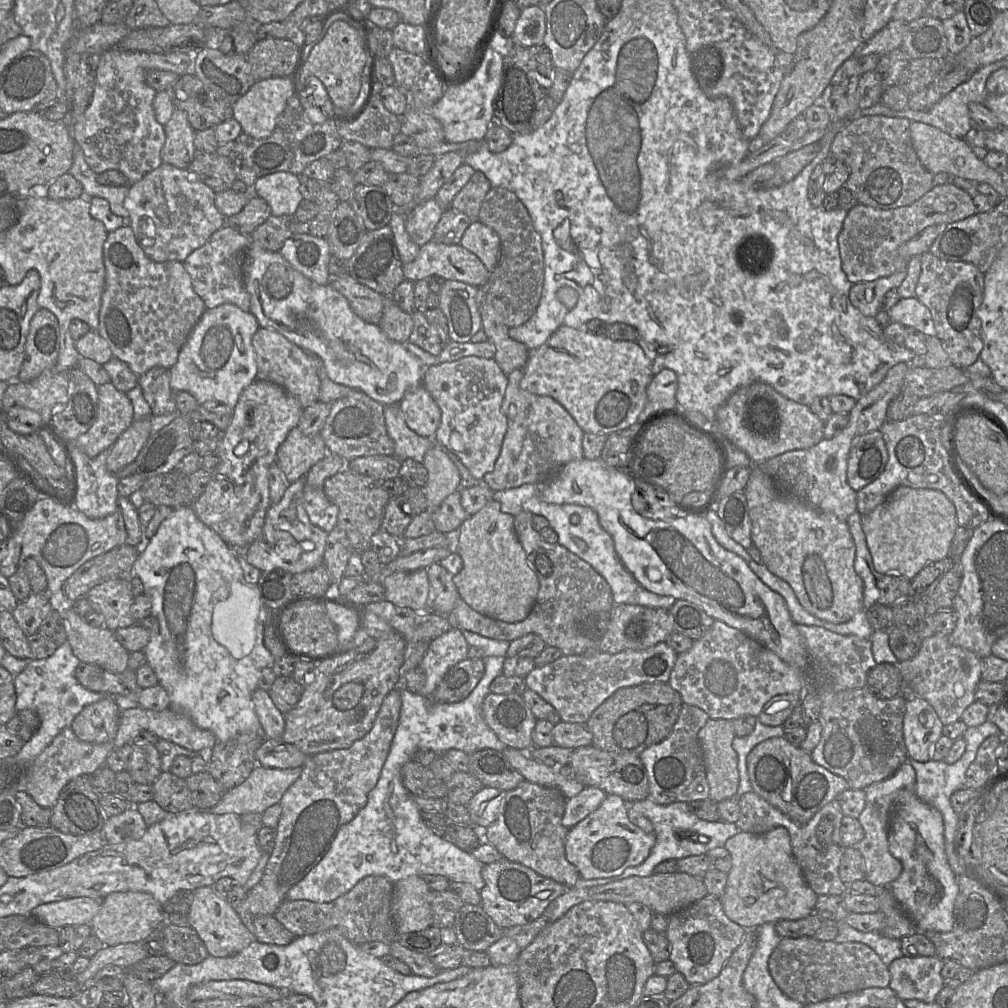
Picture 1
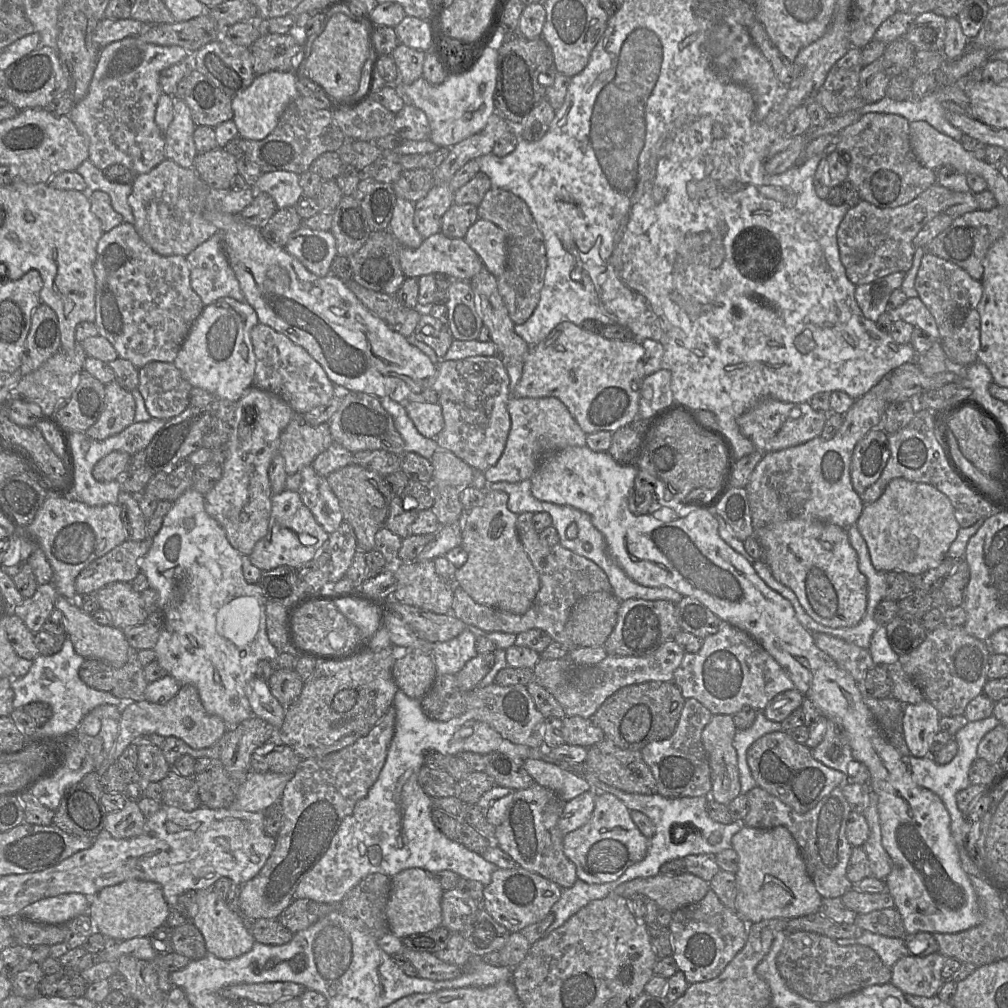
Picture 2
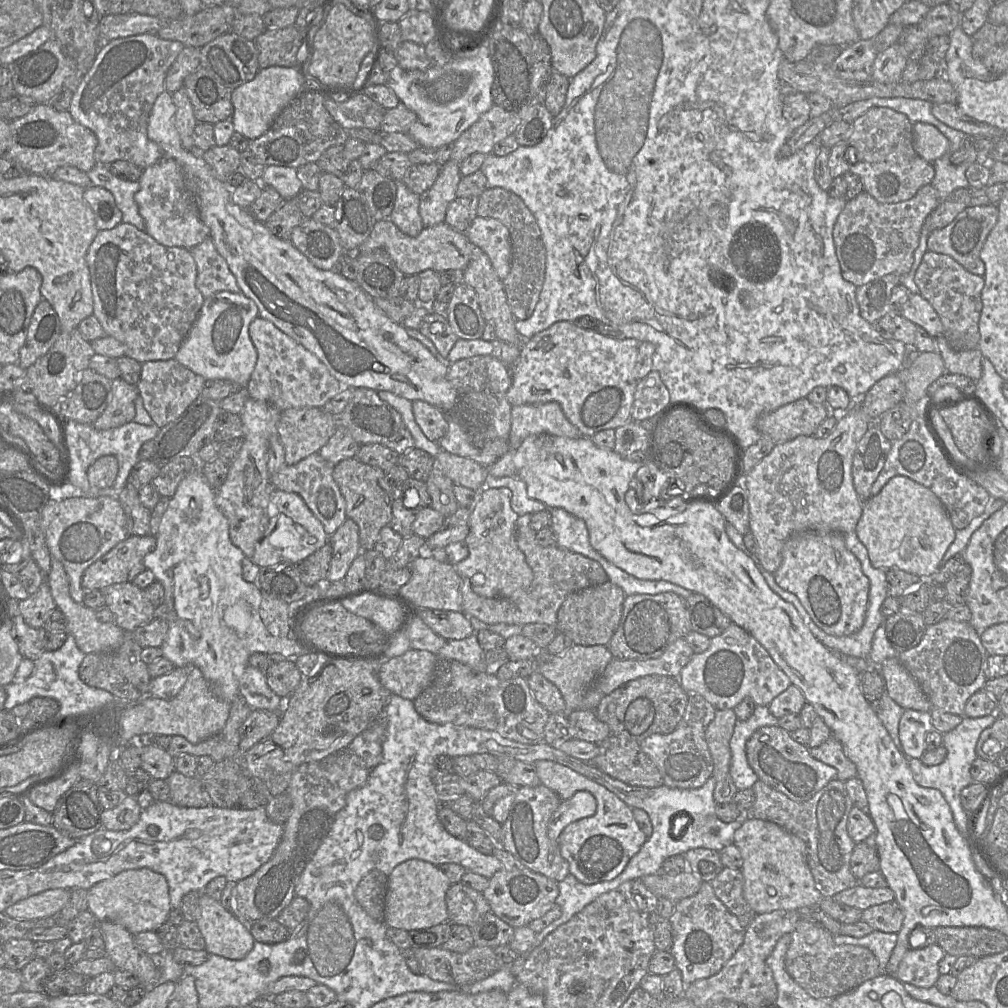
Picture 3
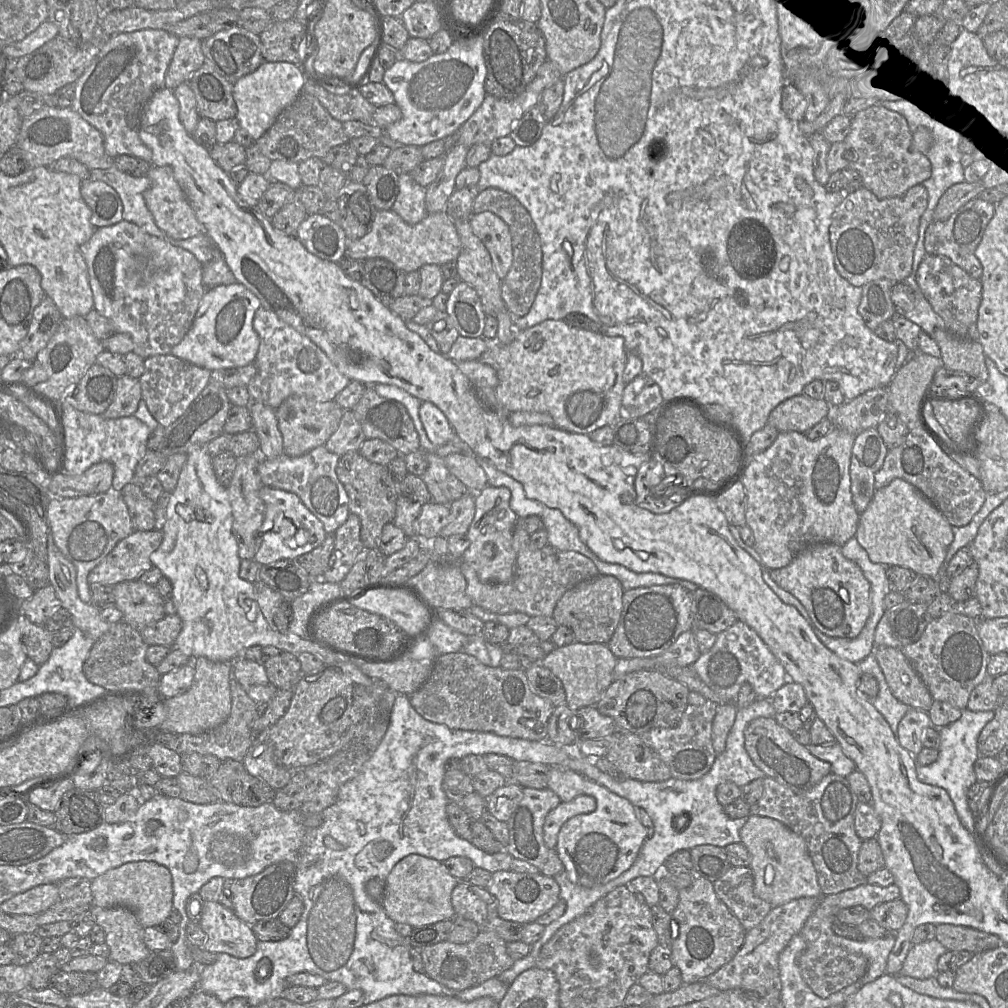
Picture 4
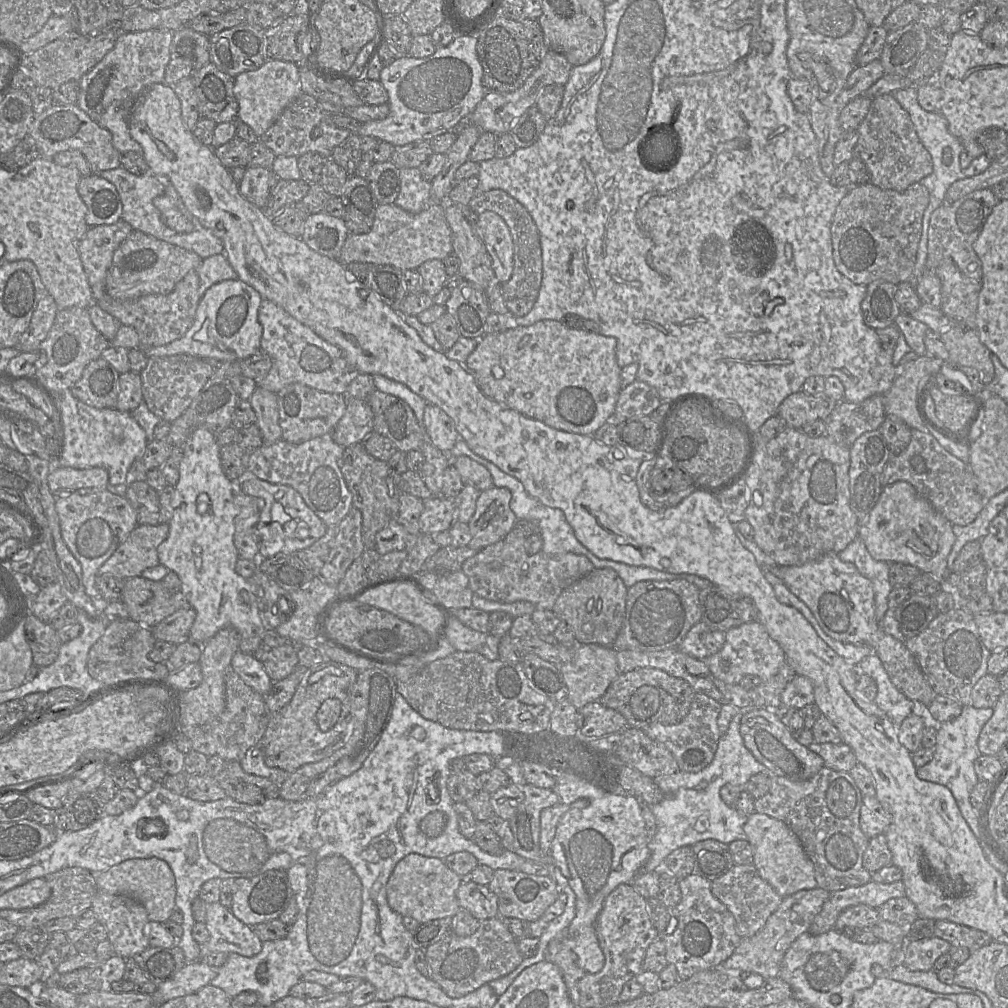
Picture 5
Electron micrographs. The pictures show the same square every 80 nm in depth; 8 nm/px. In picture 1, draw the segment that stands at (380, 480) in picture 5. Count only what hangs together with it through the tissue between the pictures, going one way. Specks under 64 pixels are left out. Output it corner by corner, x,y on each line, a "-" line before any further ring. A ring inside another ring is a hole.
345,468
324,483
327,498
338,508
337,526
345,531
353,552
372,550
372,538
382,529
385,508
390,499
382,482

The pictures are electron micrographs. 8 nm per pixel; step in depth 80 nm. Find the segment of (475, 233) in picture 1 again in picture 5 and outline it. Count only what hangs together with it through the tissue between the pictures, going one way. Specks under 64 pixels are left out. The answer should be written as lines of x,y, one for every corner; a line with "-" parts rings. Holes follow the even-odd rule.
485,211
476,219
477,228
491,257
495,281
506,283
514,269
514,245
510,230
494,211

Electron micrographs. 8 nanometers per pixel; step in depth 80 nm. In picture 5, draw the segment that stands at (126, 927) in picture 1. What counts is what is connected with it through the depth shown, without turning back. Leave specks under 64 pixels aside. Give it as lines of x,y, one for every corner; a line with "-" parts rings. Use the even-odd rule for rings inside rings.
156,857
129,859
95,875
99,891
137,900
147,910
150,921
164,923
175,907
175,876
168,863
162,859

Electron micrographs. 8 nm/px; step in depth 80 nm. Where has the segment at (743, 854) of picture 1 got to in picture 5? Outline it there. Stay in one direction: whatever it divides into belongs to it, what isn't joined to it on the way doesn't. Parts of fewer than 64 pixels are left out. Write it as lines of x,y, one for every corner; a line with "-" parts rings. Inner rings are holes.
753,812
748,816
743,829
753,850
753,865
761,878
771,885
777,894
784,898
800,890
818,887
812,861
805,853
797,835
783,821

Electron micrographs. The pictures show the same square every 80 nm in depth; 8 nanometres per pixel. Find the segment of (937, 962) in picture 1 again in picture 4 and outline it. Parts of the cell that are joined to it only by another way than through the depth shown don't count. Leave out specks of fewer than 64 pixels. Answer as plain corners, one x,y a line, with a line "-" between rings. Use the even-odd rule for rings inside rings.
936,939
912,945
899,974
916,979
936,977
938,958
946,951

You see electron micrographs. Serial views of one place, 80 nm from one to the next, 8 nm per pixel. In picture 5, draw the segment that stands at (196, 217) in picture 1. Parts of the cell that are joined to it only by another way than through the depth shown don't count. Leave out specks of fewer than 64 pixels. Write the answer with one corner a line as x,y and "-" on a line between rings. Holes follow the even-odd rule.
166,183
165,192
157,196
153,203
160,211
162,221
166,226
178,233
190,233
194,230
194,225
187,217
192,214
187,211
180,195
170,183

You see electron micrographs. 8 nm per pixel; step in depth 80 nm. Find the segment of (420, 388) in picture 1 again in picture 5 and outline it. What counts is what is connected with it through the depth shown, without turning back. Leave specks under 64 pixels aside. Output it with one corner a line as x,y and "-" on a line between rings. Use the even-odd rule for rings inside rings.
429,403
423,418
431,443
442,452
448,453
459,439
453,420
441,408

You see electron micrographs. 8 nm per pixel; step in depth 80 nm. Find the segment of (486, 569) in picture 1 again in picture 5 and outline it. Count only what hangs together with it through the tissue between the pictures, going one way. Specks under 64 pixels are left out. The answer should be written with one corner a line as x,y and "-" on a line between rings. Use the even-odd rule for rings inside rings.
491,487
480,492
476,502
476,510
469,521
471,541
469,548
480,551
504,538
514,528
517,517
510,508
511,491
505,487

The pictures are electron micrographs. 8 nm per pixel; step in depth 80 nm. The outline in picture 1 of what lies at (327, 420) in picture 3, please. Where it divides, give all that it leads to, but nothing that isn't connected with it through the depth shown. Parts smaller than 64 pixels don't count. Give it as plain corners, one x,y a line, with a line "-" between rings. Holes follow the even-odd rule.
296,426
279,446
276,463
291,484
299,479
305,479
312,466
327,454
328,449
320,434
305,435

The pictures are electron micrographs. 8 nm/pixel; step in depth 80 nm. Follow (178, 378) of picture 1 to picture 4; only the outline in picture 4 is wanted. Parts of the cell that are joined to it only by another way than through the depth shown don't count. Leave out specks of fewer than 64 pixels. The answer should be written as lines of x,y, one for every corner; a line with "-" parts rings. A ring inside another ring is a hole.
239,282
207,289
192,326
181,342
172,348
171,355
211,372
253,363
260,344
253,319
260,306
259,299

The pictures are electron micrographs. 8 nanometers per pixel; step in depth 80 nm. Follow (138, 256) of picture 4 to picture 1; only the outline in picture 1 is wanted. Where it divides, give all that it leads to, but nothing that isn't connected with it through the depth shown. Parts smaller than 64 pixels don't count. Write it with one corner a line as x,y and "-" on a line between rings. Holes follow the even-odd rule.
131,226
109,232
103,246
103,258
106,279
98,333
108,342
113,356
125,362
137,376
153,367
170,369
176,364
181,348
207,309
202,298
194,291
183,262
151,260
138,244

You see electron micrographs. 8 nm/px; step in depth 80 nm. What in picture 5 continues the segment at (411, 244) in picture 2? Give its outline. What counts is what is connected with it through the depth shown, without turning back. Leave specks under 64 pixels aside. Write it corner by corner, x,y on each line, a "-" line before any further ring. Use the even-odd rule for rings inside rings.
418,168
400,170
400,191
394,204
403,210
418,214
431,204
431,184

